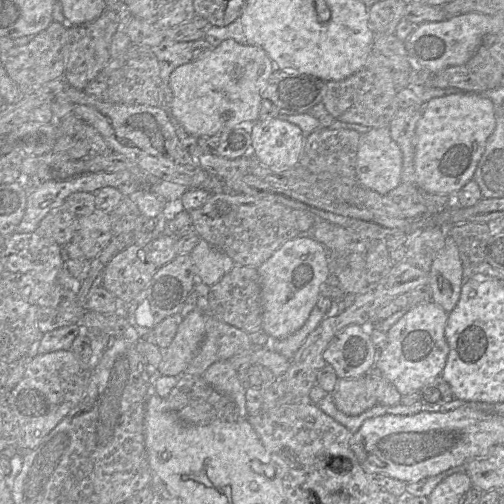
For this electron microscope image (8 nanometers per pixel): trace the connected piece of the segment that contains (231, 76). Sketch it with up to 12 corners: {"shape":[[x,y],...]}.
{"shape":[[224,40],[169,80],[170,116],[197,138],[258,120],[274,71]]}

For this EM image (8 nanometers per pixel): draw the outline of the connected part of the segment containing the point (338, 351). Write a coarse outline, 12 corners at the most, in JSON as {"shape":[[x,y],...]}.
{"shape":[[352,324],[323,353],[337,377],[374,368],[369,326]]}

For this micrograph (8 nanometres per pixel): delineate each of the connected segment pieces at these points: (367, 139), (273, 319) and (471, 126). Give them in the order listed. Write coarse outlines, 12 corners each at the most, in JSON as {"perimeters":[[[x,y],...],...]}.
{"perimeters":[[[389,127],[361,134],[356,178],[387,194],[401,181],[402,152]],[[306,235],[257,270],[272,340],[304,325],[330,275],[328,250]],[[484,95],[423,107],[415,184],[455,195],[473,179],[496,126]]]}

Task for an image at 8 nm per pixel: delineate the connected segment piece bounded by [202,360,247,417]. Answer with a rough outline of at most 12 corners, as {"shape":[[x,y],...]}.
{"shape":[[228,360],[211,364],[203,379],[230,397],[247,417],[245,390]]}

